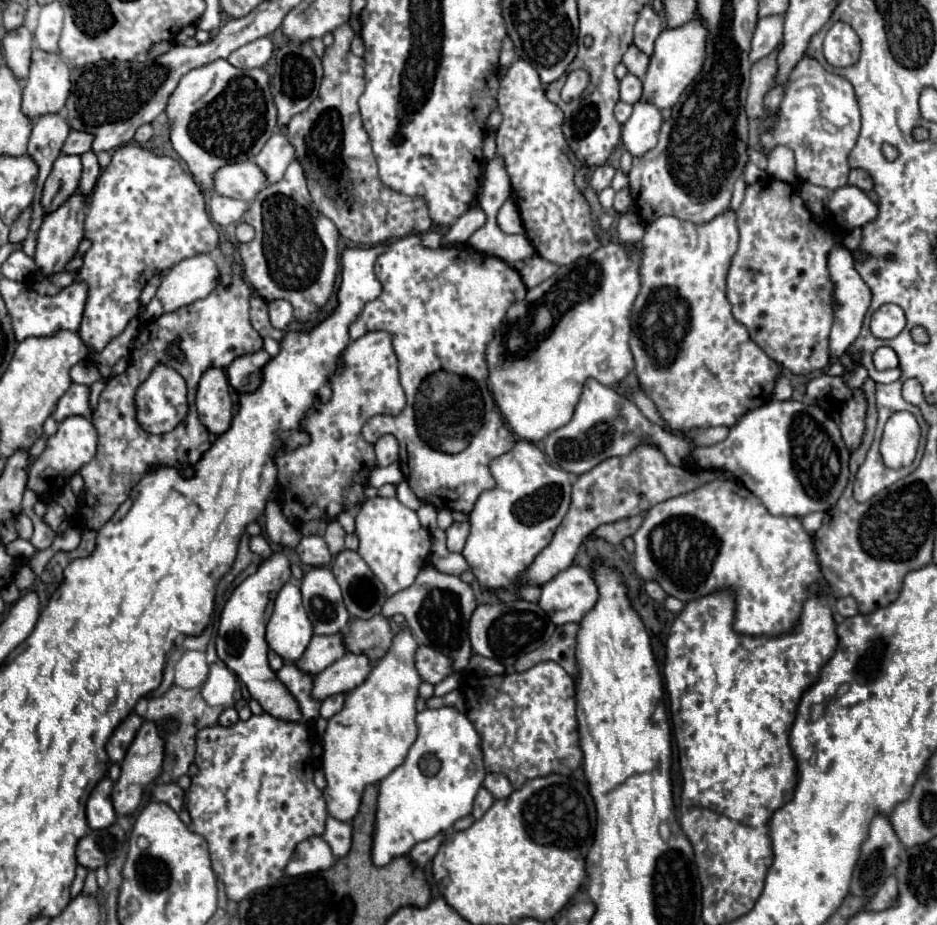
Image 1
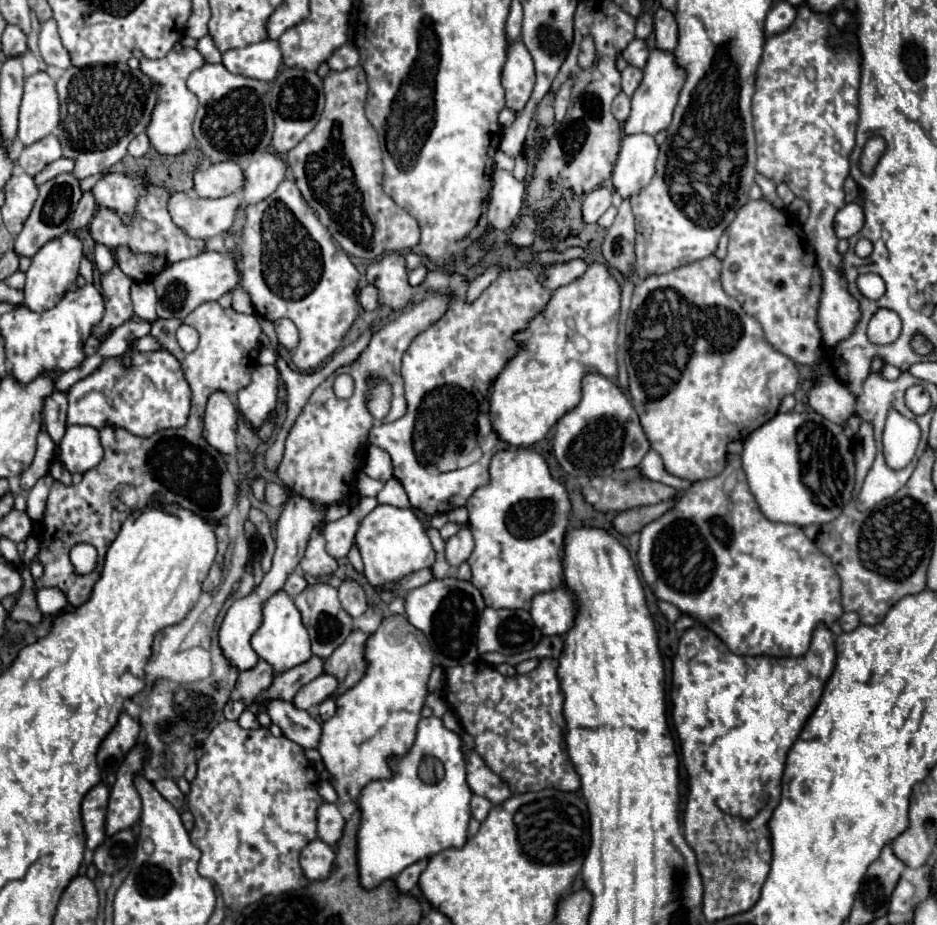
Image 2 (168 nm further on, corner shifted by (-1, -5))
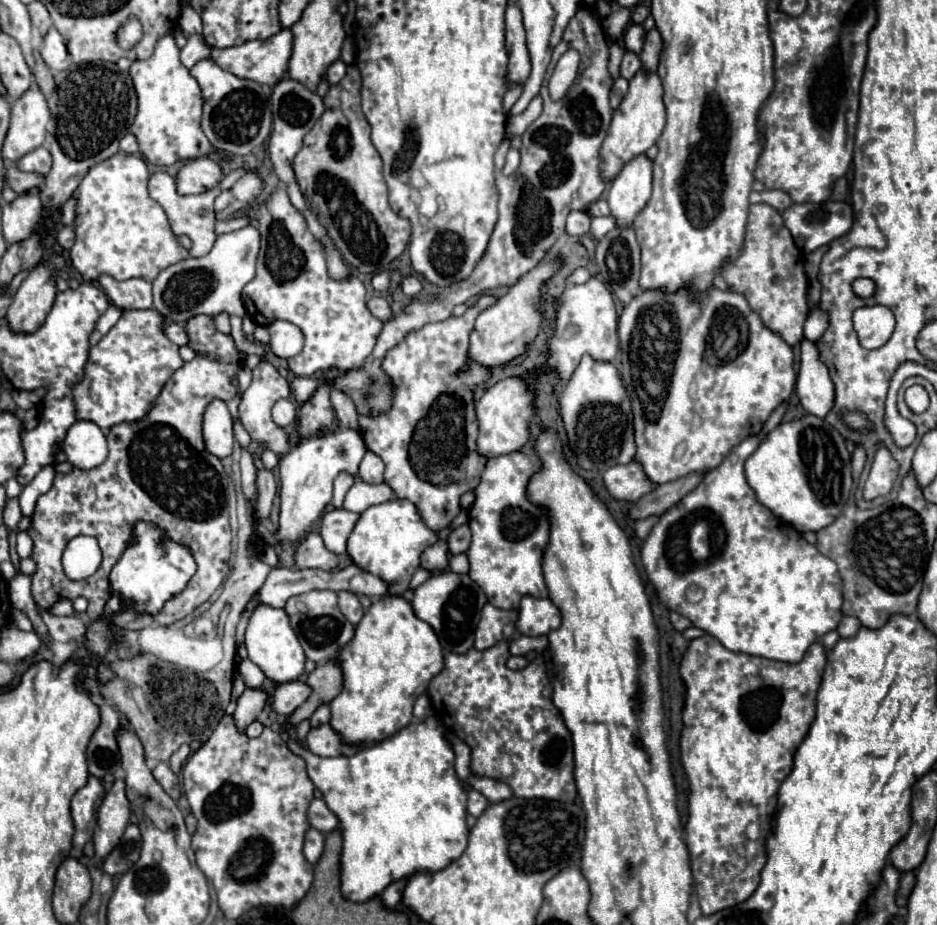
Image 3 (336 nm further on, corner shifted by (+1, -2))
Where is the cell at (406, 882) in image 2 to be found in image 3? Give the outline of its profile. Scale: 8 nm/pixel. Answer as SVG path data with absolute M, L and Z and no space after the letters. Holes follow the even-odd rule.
M408 877L398 879L398 881L390 883L390 885L384 889L384 893L382 893L382 901L384 901L386 907L390 907L390 909L396 907L396 903L402 899L402 891L404 891L404 887L406 887L406 881L408 881Z

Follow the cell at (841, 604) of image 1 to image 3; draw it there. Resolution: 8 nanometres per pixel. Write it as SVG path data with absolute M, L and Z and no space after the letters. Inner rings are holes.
M844 617L838 625L838 633L840 637L850 637L854 635L854 631L858 631L858 627L860 627L860 621L856 617Z

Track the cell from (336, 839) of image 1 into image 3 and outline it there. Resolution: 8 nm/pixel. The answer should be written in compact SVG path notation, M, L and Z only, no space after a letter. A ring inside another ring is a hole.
M314 799L308 807L308 821L314 829L322 833L330 833L332 829L338 827L338 817L326 807L324 799Z

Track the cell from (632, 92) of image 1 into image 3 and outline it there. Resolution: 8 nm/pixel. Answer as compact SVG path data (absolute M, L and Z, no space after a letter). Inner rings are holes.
M626 51L626 55L624 55L624 59L622 59L622 67L620 67L620 75L624 77L624 79L632 79L634 75L636 75L636 71L638 69L642 69L642 61L640 61L640 57L636 55L636 53L630 53L630 51Z

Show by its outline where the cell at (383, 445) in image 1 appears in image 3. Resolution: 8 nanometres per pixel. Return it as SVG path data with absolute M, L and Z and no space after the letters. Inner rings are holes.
M366 451L362 463L360 463L360 479L366 483L382 483L384 481L384 461L372 453Z

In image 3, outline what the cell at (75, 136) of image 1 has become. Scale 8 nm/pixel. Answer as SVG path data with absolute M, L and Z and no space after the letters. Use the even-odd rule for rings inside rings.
M8 167L6 169L6 181L10 183L10 187L16 191L16 193L22 193L22 191L30 191L34 187L42 187L44 185L44 175L40 173L26 173L26 171L20 171L16 167Z

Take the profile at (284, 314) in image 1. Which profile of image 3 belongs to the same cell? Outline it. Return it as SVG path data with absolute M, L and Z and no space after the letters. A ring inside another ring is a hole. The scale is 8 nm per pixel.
M274 321L268 325L268 331L270 331L270 351L276 357L290 359L302 351L304 333L296 325L288 321Z

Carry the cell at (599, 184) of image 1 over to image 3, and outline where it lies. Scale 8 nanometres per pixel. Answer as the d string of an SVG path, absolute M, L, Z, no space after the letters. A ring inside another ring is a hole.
M572 211L566 221L566 233L586 235L590 231L590 215L584 211Z

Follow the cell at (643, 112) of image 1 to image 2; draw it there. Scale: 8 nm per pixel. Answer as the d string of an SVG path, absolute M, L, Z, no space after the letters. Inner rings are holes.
M632 134L622 138L618 162L612 172L614 190L620 198L630 200L640 194L654 176L654 164L658 158L658 146L648 134Z

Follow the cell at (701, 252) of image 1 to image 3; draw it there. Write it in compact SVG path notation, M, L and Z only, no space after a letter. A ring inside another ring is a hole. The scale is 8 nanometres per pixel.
M680 287L674 293L662 291L662 289L644 289L628 305L624 305L620 321L618 321L618 335L620 335L620 347L622 347L620 375L622 375L622 381L624 381L624 387L630 395L632 411L634 411L634 433L636 433L636 447L638 447L636 461L642 463L644 473L654 483L674 481L674 479L680 479L680 477L686 477L686 475L692 475L692 473L706 475L708 471L718 467L718 463L722 463L722 459L730 453L732 447L736 447L742 439L746 439L750 435L758 435L762 431L770 413L782 401L786 401L792 395L794 385L796 385L796 369L794 369L792 347L788 343L784 343L768 327L764 327L760 317L748 307L746 299L738 293L720 291L716 287L710 287L706 291L704 299L696 299L696 291L692 287Z

